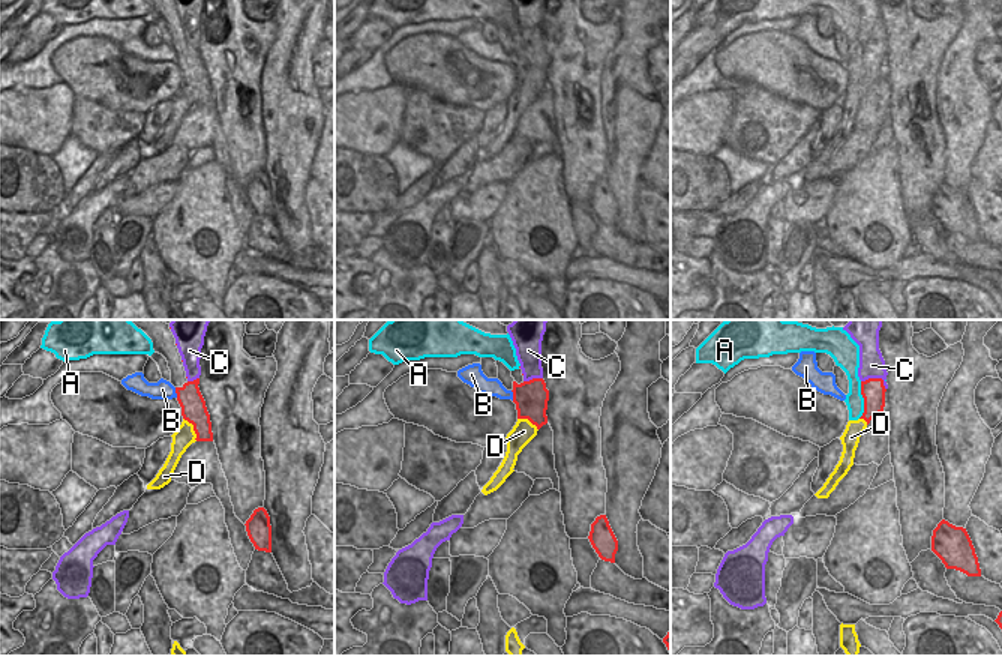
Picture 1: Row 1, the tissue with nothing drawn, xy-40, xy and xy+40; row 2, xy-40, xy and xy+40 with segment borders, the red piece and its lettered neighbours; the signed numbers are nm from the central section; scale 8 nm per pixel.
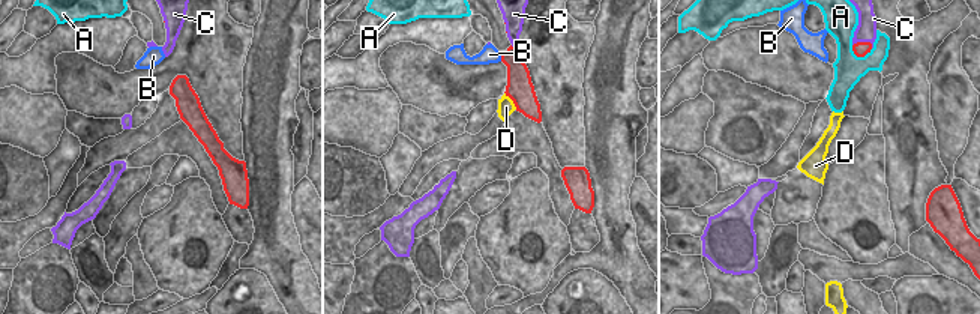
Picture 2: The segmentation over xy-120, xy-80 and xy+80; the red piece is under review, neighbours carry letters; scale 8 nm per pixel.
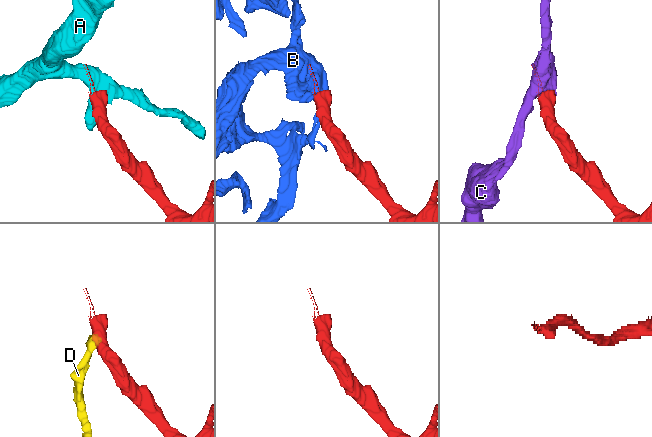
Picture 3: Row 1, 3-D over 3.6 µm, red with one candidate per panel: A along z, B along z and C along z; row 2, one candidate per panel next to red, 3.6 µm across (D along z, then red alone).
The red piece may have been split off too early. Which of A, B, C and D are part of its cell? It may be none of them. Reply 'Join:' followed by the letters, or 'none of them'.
Join: none of them

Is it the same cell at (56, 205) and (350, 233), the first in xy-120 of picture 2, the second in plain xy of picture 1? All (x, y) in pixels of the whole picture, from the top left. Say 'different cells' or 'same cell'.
same cell

